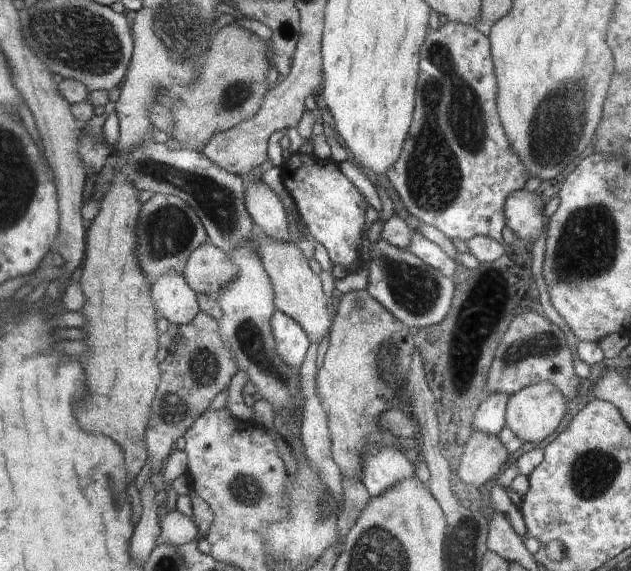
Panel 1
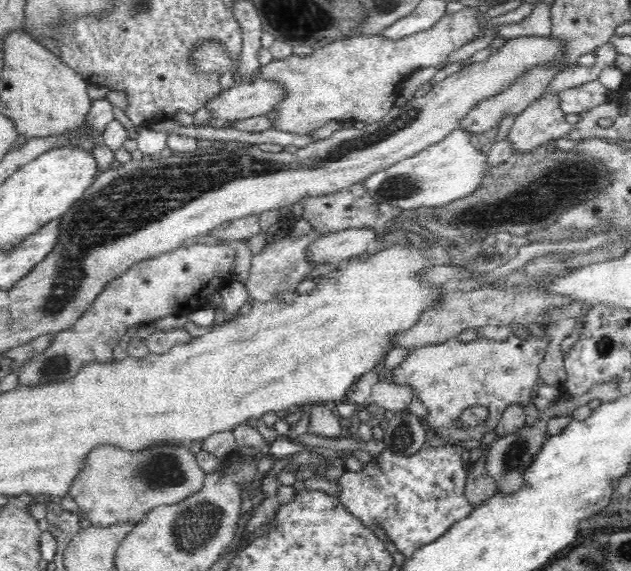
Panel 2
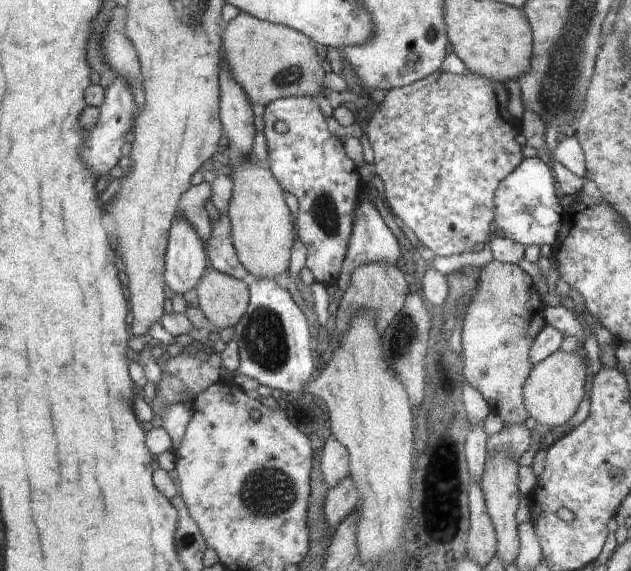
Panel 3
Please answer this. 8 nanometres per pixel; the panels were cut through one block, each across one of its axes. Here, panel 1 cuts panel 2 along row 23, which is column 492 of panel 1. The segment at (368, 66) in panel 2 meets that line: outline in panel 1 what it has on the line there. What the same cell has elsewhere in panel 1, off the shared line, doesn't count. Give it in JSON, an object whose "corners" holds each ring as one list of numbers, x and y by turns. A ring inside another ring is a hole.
{"corners":[[482,430,474,432,466,442,463,458,458,465,459,482,483,488,500,472,508,455,498,436,488,436]]}

